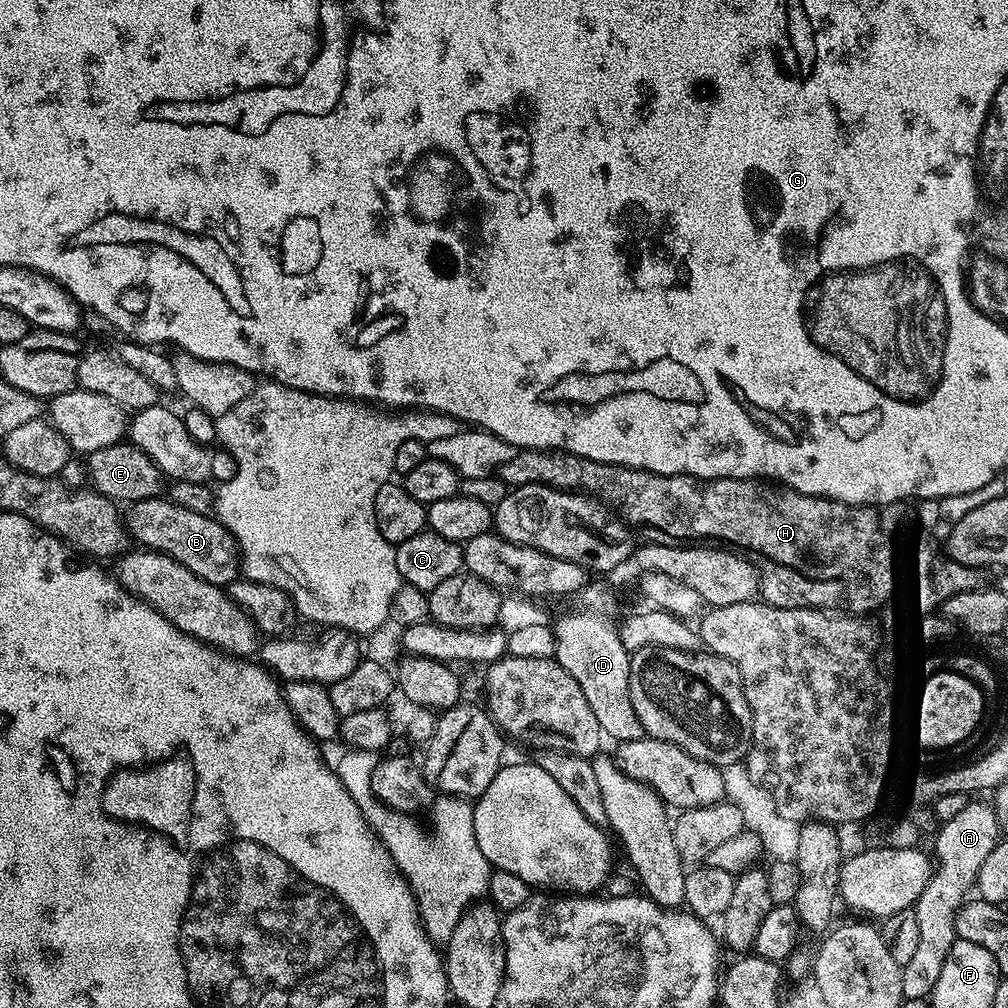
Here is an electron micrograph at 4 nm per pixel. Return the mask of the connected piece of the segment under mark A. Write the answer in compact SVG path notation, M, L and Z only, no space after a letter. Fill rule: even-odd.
M989 803L977 804L972 804L968 807L968 811L947 819L941 825L946 829L946 834L938 830L935 835L934 844L940 847L940 854L946 866L942 868L942 876L925 883L924 891L914 902L920 929L920 944L912 960L901 969L902 990L907 1000L923 1000L931 997L933 988L938 982L938 975L941 974L941 968L953 948L953 943L958 939L956 914L965 903L969 895L968 890L970 892L975 885L976 874L987 855L1000 841L1002 833L995 809Z

